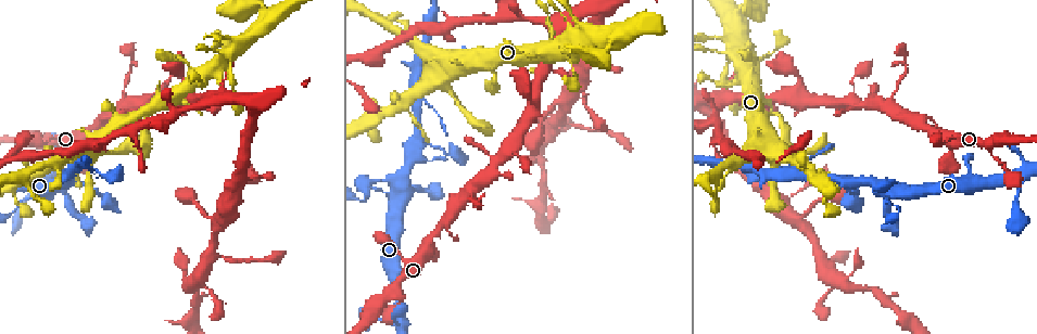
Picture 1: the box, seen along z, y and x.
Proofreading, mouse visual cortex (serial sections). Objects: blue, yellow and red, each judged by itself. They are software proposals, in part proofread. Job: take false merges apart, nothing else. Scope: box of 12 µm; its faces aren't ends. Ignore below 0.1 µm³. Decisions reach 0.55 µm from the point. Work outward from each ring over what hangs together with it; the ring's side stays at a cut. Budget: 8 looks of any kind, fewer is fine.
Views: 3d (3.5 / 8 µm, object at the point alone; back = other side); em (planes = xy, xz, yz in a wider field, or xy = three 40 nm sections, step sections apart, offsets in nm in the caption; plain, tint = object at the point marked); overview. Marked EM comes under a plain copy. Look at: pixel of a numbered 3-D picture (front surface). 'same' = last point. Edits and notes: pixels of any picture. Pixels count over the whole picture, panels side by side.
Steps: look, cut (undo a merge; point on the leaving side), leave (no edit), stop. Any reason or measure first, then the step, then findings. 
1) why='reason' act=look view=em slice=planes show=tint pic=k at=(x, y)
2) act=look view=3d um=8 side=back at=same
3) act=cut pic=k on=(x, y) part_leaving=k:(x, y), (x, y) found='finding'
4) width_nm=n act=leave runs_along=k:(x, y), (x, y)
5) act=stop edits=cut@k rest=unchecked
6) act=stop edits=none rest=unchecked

why='two arms in line, one across' act=look view=3d um=3.5 pic=1 at=(209, 253)

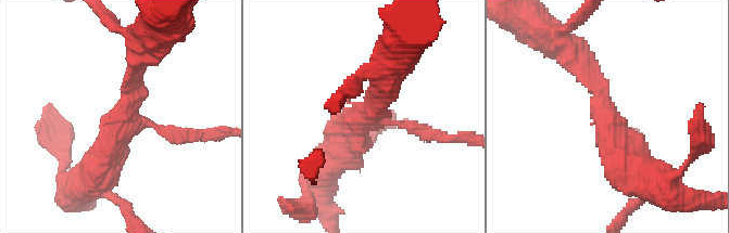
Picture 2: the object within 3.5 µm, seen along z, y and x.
arms=3 arm_widths_nm=150,250,400 act=look view=em slice=xy step=3 show=tint pic=2 at=(367, 113)

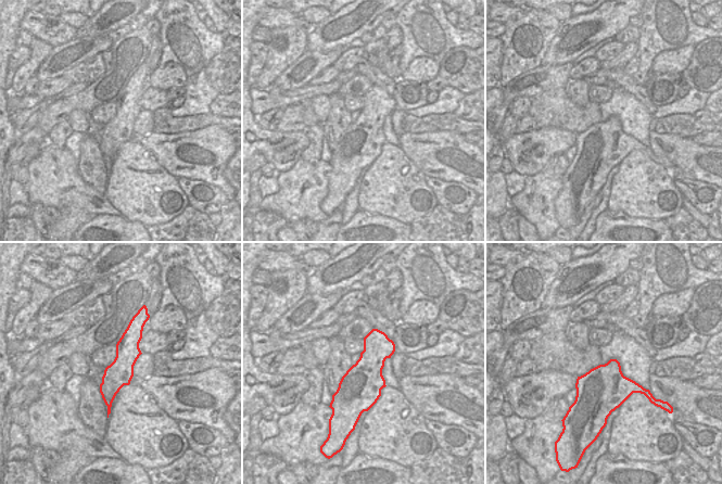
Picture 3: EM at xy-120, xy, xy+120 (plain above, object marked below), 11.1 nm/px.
width_nm=440 act=leave runs_along=2:(575, 53), (638, 169) found='all the same cell'

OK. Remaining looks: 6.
why='sharp bend' act=look view=3d um=3.5 pic=1 at=(237, 48)

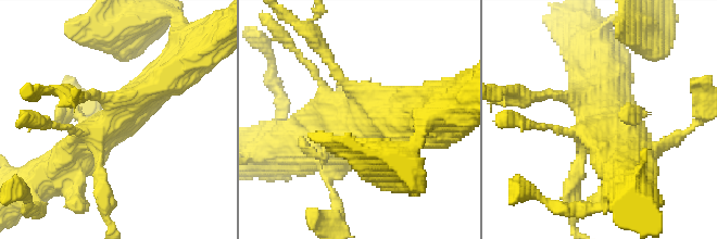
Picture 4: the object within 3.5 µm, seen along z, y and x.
why='now the EM' act=look view=em slice=xy step=5 show=tint pic=4 at=(357, 132)

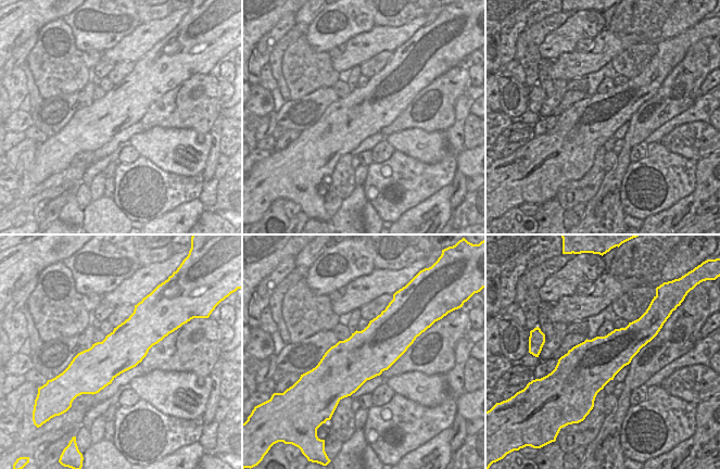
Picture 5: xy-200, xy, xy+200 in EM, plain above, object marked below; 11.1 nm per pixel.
act=leave runs_along=4:(40, 176), (76, 156), (153, 86) found='all the same cell'

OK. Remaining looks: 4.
act=look view=3d um=3.5 pic=1 at=(178, 71)

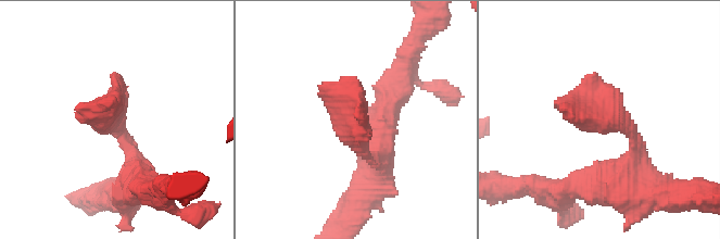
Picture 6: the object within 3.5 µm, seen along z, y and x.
why='now the EM' act=look view=em slice=xy step=3 show=tint pic=6 at=(358, 140)

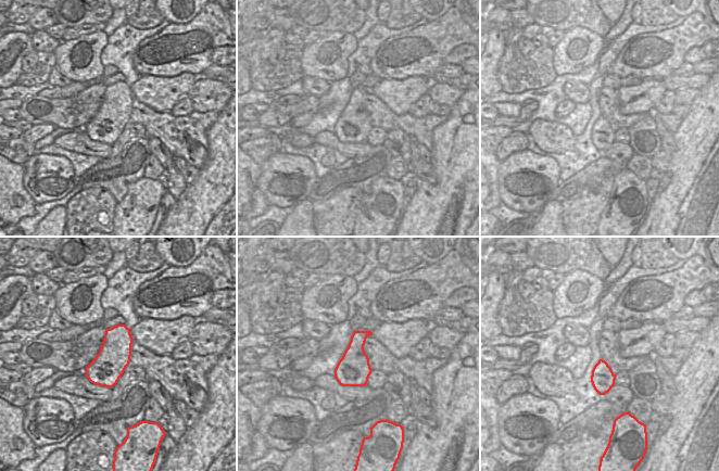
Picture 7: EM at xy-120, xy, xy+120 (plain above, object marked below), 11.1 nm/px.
act=look view=em slice=planes show=tint at=same

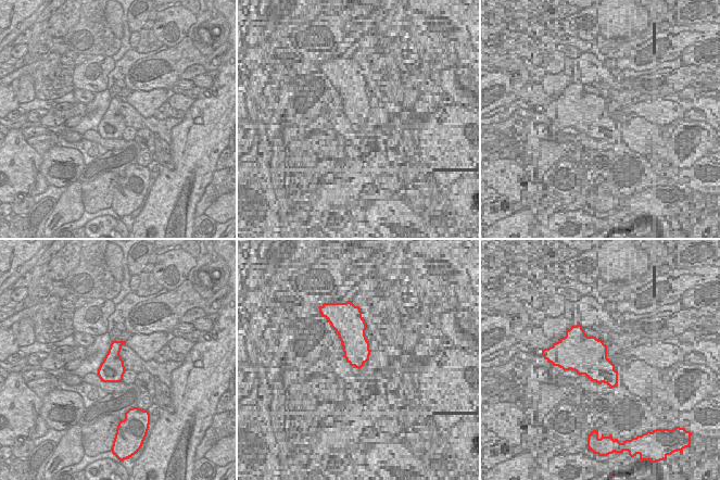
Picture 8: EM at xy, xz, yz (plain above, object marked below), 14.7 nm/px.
act=leave runs_along=6:(628, 186), (628, 126), (564, 110) found='continuous, no second cell'

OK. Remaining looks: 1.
act=stop edits=none rest=unchecked

